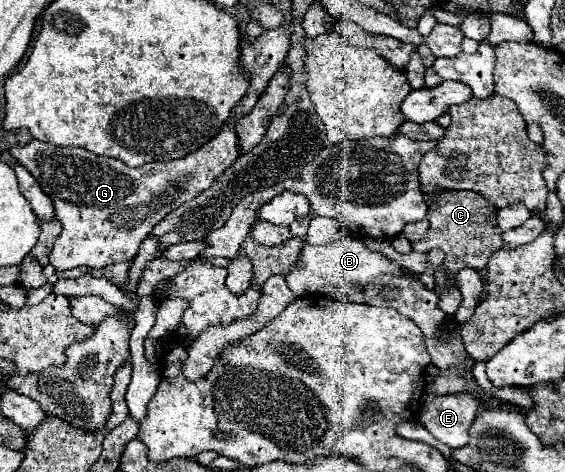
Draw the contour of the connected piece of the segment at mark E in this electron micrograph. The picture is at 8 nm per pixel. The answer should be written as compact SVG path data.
M457 392L425 402L419 414L423 426L449 448L459 448L469 440L469 426L479 414L475 392Z

